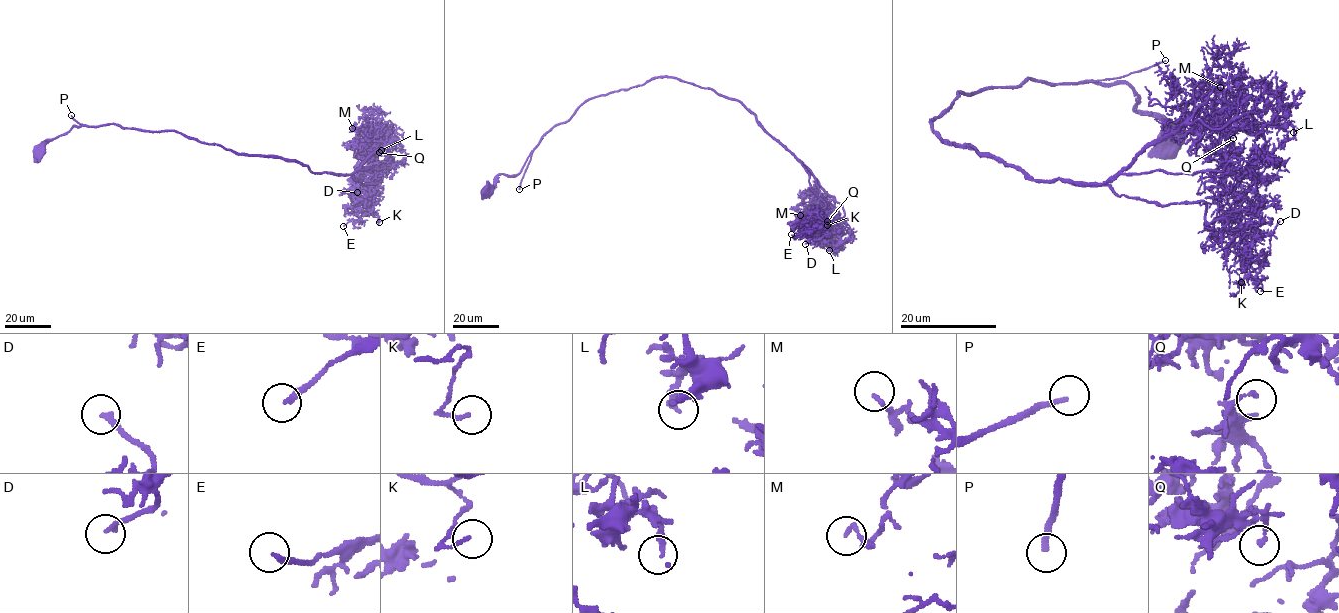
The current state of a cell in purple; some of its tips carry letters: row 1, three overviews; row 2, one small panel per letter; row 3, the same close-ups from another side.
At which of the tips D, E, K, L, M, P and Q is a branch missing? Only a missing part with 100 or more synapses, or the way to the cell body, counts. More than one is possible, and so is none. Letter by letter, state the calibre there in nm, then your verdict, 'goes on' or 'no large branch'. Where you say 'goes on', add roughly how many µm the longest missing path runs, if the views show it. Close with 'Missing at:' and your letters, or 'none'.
D: 180 nm | no large branch
E: 200 nm | no large branch
K: 120 nm | no large branch
L: 240 nm | no large branch
M: 140 nm | no large branch
P: 180 nm | goes on | 130 µm
Q: 160 nm | no large branch
Missing at: P

